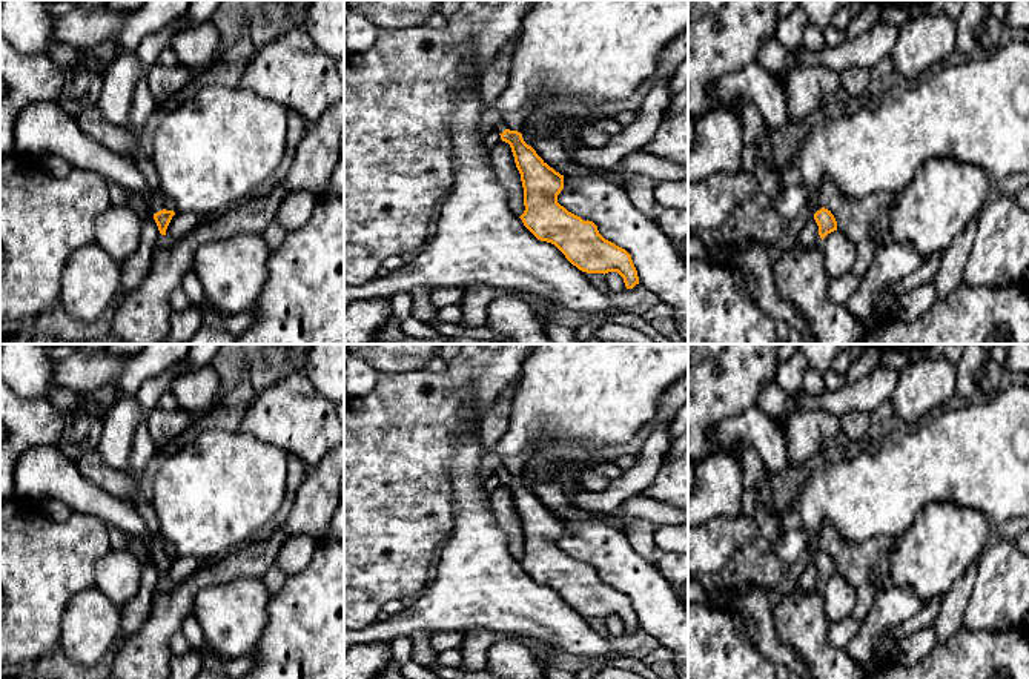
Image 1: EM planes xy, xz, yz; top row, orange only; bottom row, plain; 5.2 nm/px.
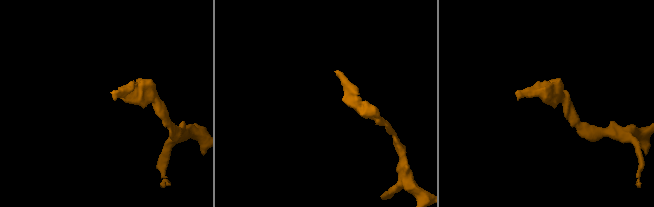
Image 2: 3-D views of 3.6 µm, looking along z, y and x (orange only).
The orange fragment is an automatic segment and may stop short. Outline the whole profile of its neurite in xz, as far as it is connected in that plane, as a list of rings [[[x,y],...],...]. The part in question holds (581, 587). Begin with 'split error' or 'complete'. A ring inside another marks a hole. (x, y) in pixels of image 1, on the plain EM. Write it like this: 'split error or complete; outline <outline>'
split error; outline [[[502,464],[493,475],[510,489],[521,518],[525,555],[519,562],[524,570],[538,584],[554,588],[579,614],[604,619],[617,616],[627,633],[639,628],[631,599],[605,584],[593,565],[584,565],[558,547],[558,539],[564,533],[564,519],[550,512],[524,485],[522,478],[510,475]]]

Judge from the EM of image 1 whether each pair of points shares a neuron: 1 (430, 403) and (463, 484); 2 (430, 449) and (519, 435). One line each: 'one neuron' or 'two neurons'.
1: two neurons
2: two neurons

